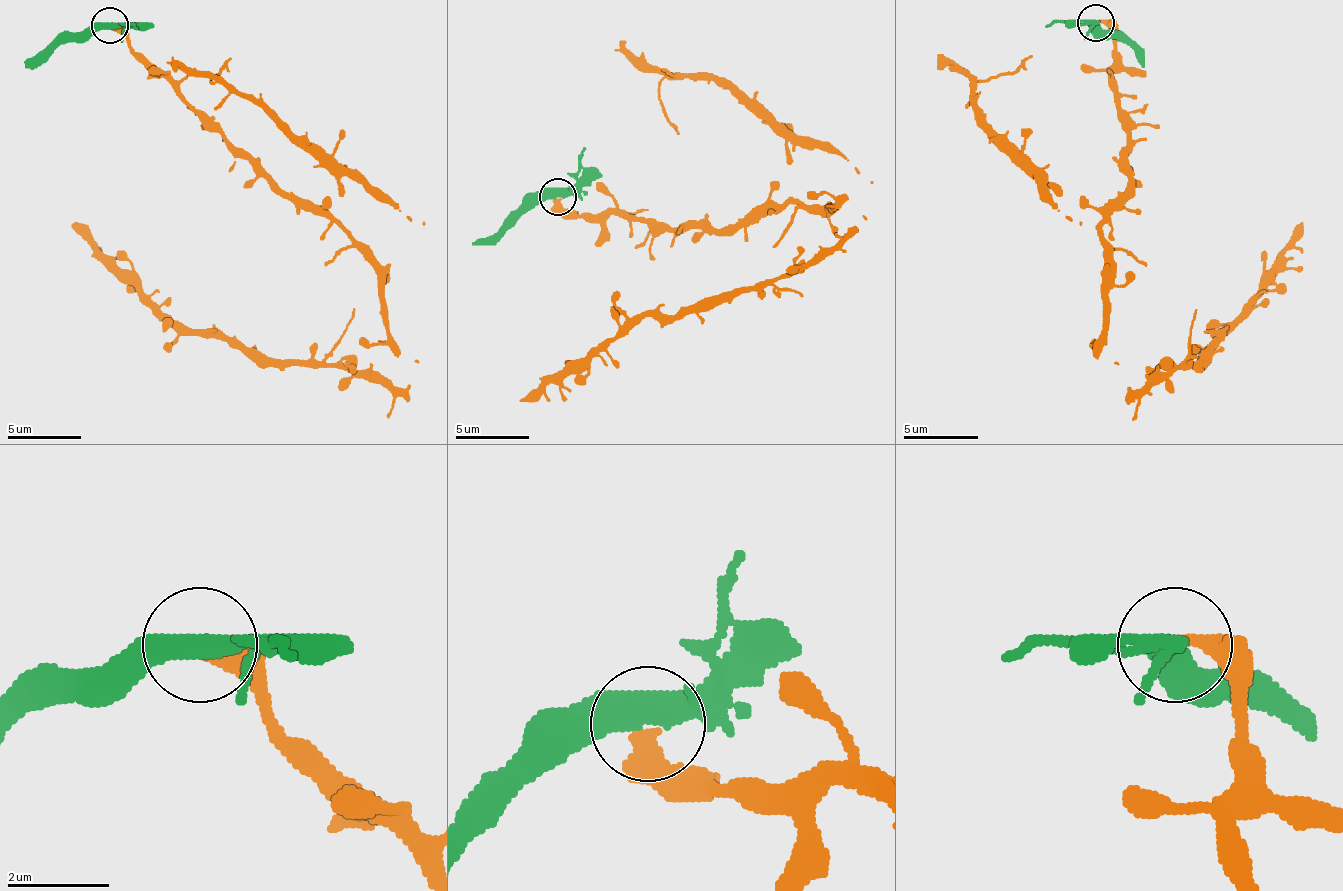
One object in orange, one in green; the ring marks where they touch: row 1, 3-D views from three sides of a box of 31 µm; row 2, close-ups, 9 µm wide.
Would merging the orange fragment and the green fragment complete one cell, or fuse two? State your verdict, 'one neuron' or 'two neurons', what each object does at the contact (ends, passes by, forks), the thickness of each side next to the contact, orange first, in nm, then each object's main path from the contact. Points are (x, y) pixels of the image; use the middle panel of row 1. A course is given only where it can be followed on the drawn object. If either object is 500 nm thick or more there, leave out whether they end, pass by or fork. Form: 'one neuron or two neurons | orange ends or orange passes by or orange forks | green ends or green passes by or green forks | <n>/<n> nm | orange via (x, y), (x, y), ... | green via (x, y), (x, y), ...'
two neurons | orange ends | green forks | 400/380 nm | orange via (559, 198), (581, 216), (727, 231), (801, 201), (849, 198), (867, 220), (775, 278), (636, 315), (522, 399) | green via (559, 198), (537, 198), (511, 216), (489, 238), (471, 245)

